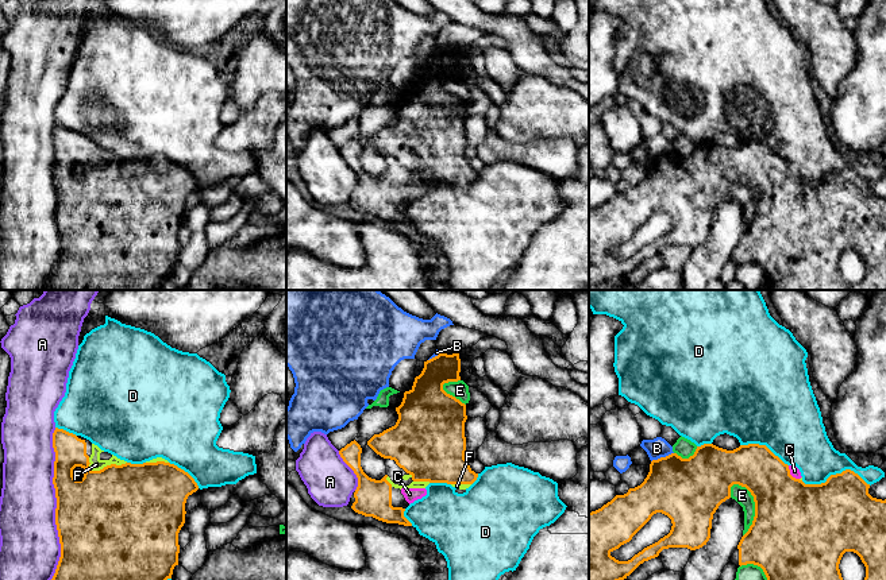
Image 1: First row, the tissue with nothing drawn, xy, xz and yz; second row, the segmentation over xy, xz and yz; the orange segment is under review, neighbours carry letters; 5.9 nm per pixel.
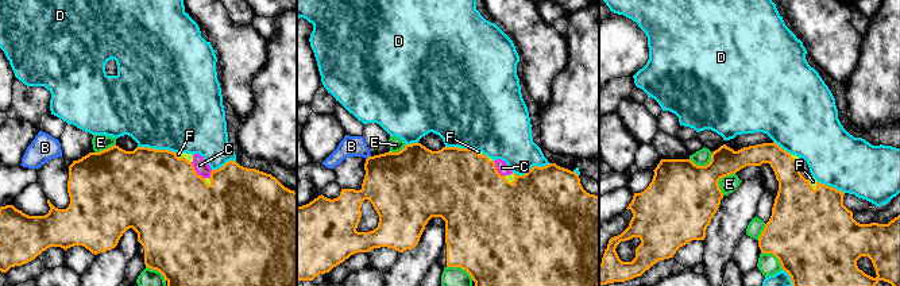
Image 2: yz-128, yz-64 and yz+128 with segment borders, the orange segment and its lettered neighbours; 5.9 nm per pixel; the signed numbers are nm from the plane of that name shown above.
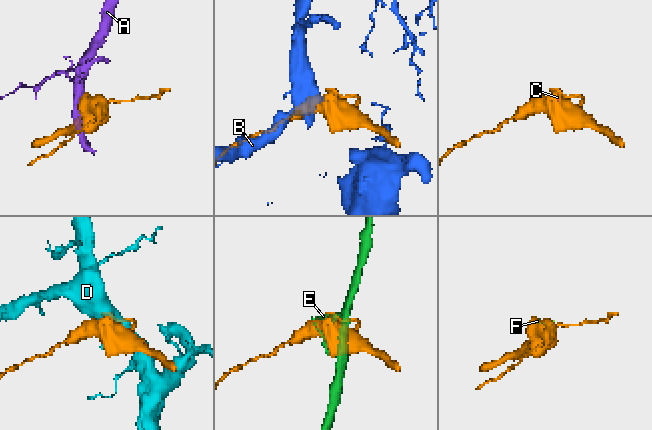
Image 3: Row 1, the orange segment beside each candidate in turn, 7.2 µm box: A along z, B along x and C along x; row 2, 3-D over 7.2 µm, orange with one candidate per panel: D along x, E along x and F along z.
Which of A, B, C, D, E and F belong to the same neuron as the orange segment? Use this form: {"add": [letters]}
{"add": ["C", "F"]}

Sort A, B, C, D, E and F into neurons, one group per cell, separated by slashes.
A / B / C F / D / E

